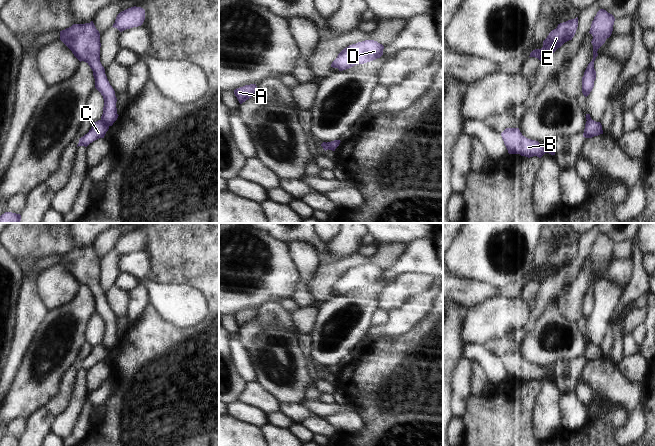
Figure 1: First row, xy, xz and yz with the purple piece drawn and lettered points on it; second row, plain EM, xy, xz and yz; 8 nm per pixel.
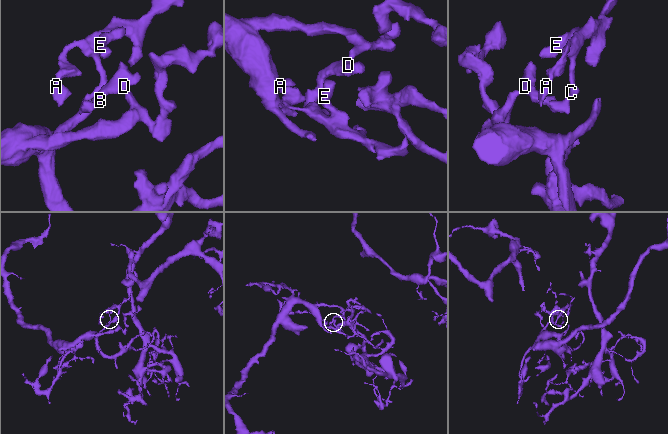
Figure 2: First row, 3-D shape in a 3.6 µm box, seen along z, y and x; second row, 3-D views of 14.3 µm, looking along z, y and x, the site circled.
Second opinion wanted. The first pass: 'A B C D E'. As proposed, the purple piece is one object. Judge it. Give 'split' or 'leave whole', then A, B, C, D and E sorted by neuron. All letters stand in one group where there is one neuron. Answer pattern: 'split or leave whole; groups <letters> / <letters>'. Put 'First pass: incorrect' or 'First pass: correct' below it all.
split; groups A E / B C D
First pass: incorrect

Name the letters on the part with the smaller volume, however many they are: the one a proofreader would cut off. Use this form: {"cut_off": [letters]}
{"cut_off": ["A", "E"]}

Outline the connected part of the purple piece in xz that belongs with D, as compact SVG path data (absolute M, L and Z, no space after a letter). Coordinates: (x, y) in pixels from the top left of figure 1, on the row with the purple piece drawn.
M374 40L349 45L338 54L331 67L343 71L355 65L373 61L383 55L383 49L384 46Z

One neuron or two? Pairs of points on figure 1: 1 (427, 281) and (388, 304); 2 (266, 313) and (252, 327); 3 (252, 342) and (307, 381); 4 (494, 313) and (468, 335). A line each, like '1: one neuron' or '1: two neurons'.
1: one neuron
2: two neurons
3: one neuron
4: one neuron

